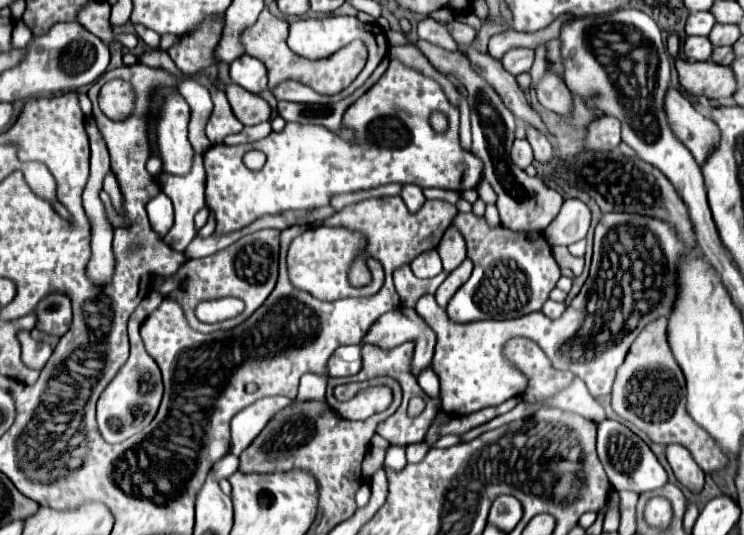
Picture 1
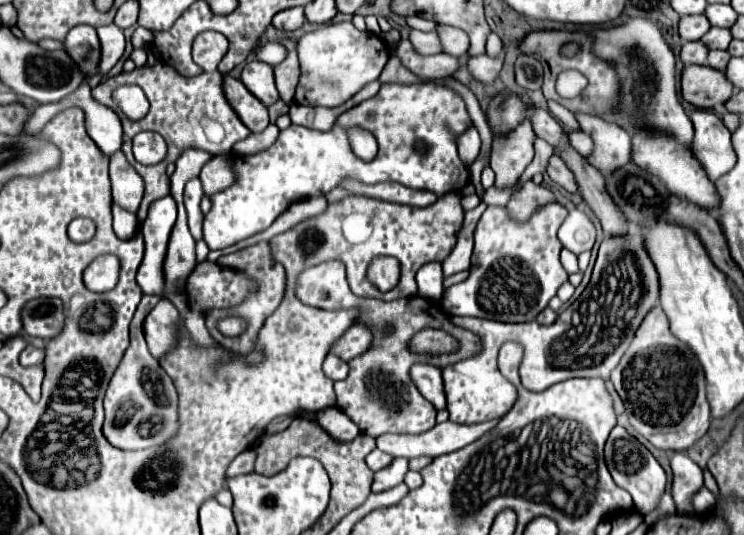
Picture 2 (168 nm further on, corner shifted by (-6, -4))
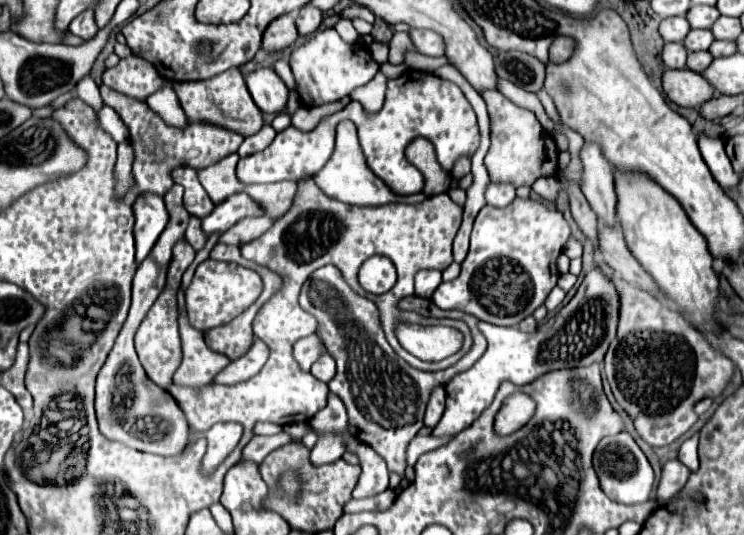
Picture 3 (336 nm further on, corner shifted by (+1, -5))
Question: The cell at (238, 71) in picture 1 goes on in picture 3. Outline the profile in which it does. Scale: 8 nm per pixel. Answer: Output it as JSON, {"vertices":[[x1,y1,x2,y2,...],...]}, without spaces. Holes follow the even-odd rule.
{"vertices":[[256,68,246,74,246,86,262,112,278,114,288,102,288,88,272,68]]}

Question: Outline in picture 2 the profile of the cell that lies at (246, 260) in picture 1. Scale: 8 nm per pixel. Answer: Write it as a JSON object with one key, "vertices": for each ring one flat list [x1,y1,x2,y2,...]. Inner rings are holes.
{"vertices":[[261,241,261,243,253,245,253,247,241,249,241,251,237,251,237,253,221,255,217,263,219,263,221,267,231,267,231,269,243,271,243,273,247,273,251,279,255,279,255,281,259,283,255,295,251,295,249,299,245,299,241,305,231,307,231,309,219,309,219,311,209,311,209,313,205,313,207,329,209,329,211,337,213,337,219,345,223,345,225,349,231,349,231,351,235,351,235,353,239,353,239,355,247,355,247,353,253,351,253,347,255,347,255,343,257,343,257,333,259,333,259,329,263,327,267,315,273,313,273,311,279,307,279,303,281,303,283,295,285,295,285,269,283,269,281,263,277,263,277,261,271,259,271,255,269,255,269,243,265,243,265,241],[233,315,241,315,241,319,245,319,245,323,247,323,247,329,245,329,241,335,237,335,237,337,225,337,225,335,221,335,221,331,217,331,217,321,219,321,219,319,225,319,225,317,233,317]]}

